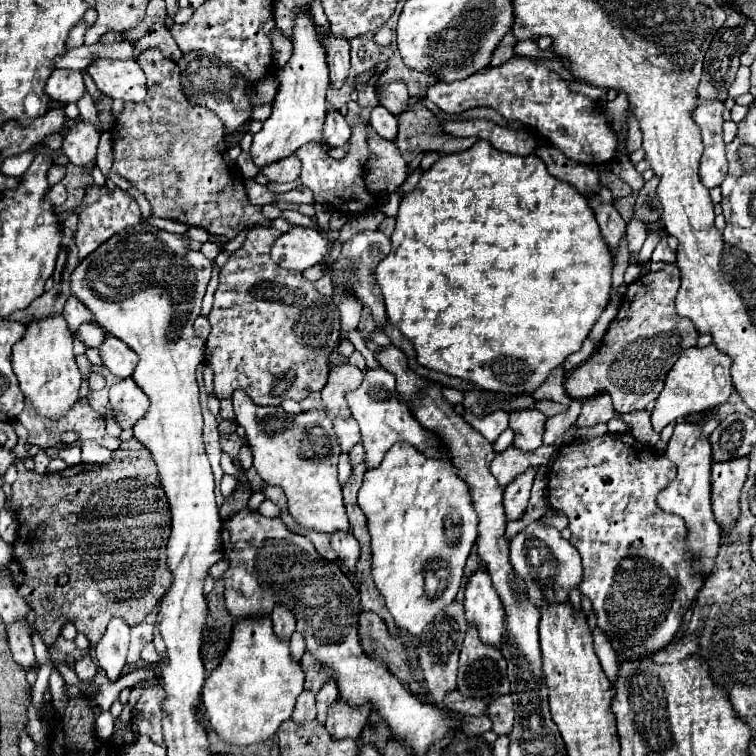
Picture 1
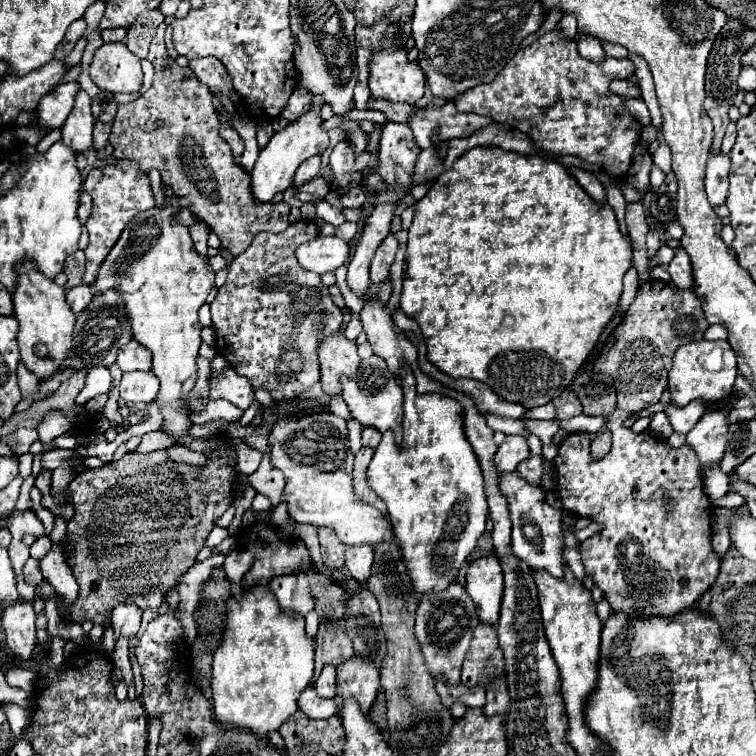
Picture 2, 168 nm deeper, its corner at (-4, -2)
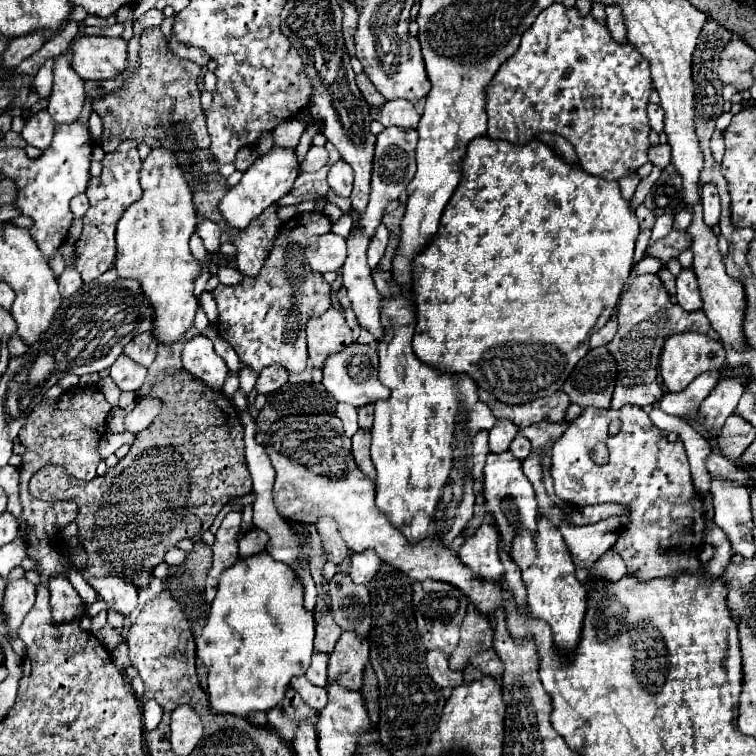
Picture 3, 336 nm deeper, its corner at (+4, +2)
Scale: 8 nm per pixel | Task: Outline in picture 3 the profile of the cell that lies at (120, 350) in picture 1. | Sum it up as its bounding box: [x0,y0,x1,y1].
[124,333,158,367]

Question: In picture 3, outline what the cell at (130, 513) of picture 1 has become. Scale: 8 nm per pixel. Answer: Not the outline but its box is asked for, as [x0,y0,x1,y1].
[38,371,252,589]

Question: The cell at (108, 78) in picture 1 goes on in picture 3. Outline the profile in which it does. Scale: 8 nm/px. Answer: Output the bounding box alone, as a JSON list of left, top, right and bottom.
[72,37,128,81]

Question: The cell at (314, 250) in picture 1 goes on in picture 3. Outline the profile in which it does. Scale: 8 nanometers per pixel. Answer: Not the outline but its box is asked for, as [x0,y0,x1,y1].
[304,233,346,273]

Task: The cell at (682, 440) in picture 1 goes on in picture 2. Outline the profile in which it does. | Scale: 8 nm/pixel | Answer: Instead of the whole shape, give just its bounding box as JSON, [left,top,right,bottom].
[686,409,730,467]

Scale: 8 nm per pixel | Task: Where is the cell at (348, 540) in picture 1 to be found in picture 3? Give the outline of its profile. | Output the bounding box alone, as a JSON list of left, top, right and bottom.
[350,551,380,583]

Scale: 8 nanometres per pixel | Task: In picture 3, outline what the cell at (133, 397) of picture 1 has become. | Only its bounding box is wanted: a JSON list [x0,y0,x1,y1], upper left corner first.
[110,355,148,391]

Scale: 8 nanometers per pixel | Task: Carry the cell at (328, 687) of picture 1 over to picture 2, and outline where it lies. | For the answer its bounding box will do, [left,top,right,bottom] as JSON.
[314,665,336,697]

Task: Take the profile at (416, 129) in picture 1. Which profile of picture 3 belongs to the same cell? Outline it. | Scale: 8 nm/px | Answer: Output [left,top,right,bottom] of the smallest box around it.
[356,73,386,111]

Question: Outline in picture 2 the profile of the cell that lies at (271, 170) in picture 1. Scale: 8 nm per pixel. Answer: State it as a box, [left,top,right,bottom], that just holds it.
[294,155,322,185]

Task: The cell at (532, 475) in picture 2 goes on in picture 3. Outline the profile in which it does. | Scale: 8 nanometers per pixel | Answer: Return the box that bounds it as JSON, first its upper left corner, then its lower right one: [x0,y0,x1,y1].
[510,433,532,461]

